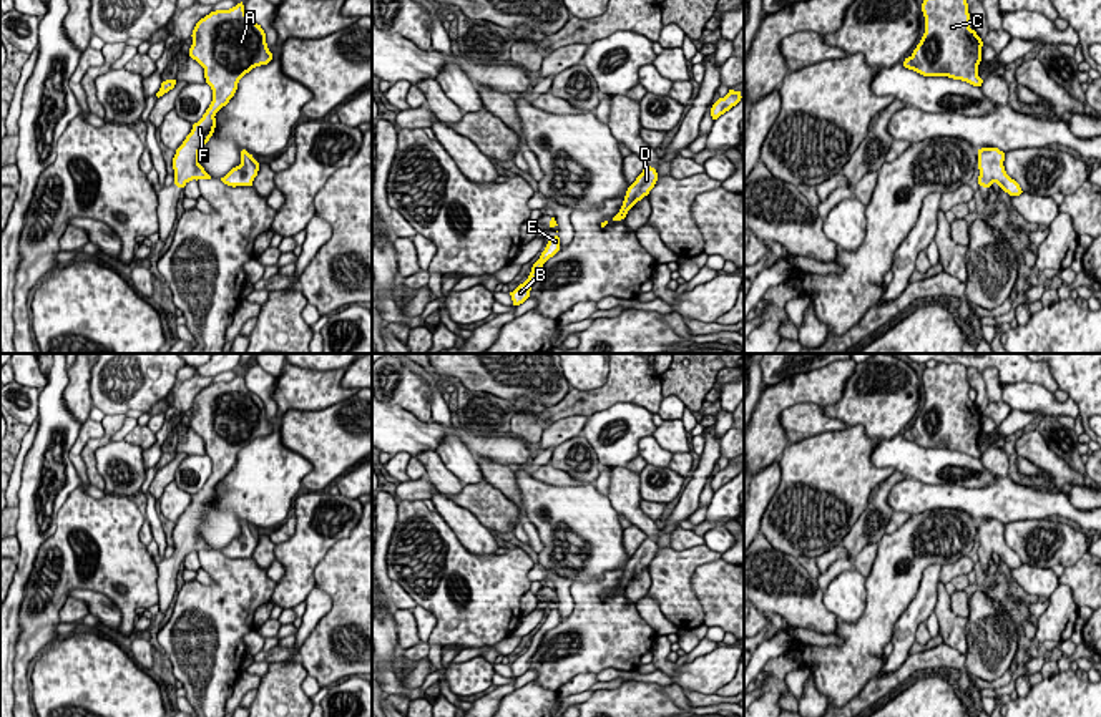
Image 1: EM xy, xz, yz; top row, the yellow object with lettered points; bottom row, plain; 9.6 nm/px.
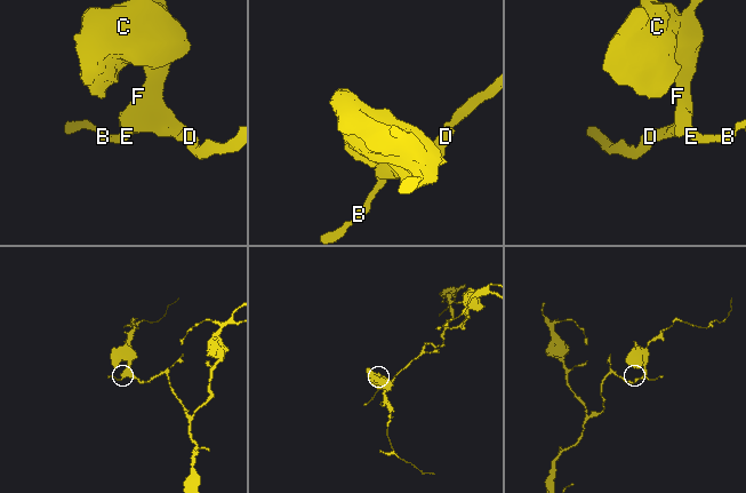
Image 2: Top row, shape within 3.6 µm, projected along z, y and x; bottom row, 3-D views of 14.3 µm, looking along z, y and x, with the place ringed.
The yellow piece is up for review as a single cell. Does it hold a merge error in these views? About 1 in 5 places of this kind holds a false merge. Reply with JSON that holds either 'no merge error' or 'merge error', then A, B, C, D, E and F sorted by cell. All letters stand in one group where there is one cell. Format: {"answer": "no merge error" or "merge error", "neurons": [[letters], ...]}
{"answer": "no merge error", "neurons": [["A", "B", "C", "D", "E", "F"]]}

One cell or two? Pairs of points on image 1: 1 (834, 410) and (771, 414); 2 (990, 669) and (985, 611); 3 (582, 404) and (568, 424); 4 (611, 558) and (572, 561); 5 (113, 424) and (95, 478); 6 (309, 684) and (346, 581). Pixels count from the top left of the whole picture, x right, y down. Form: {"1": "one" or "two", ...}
{"1": "two", "2": "one", "3": "two", "4": "one", "5": "one", "6": "two"}

